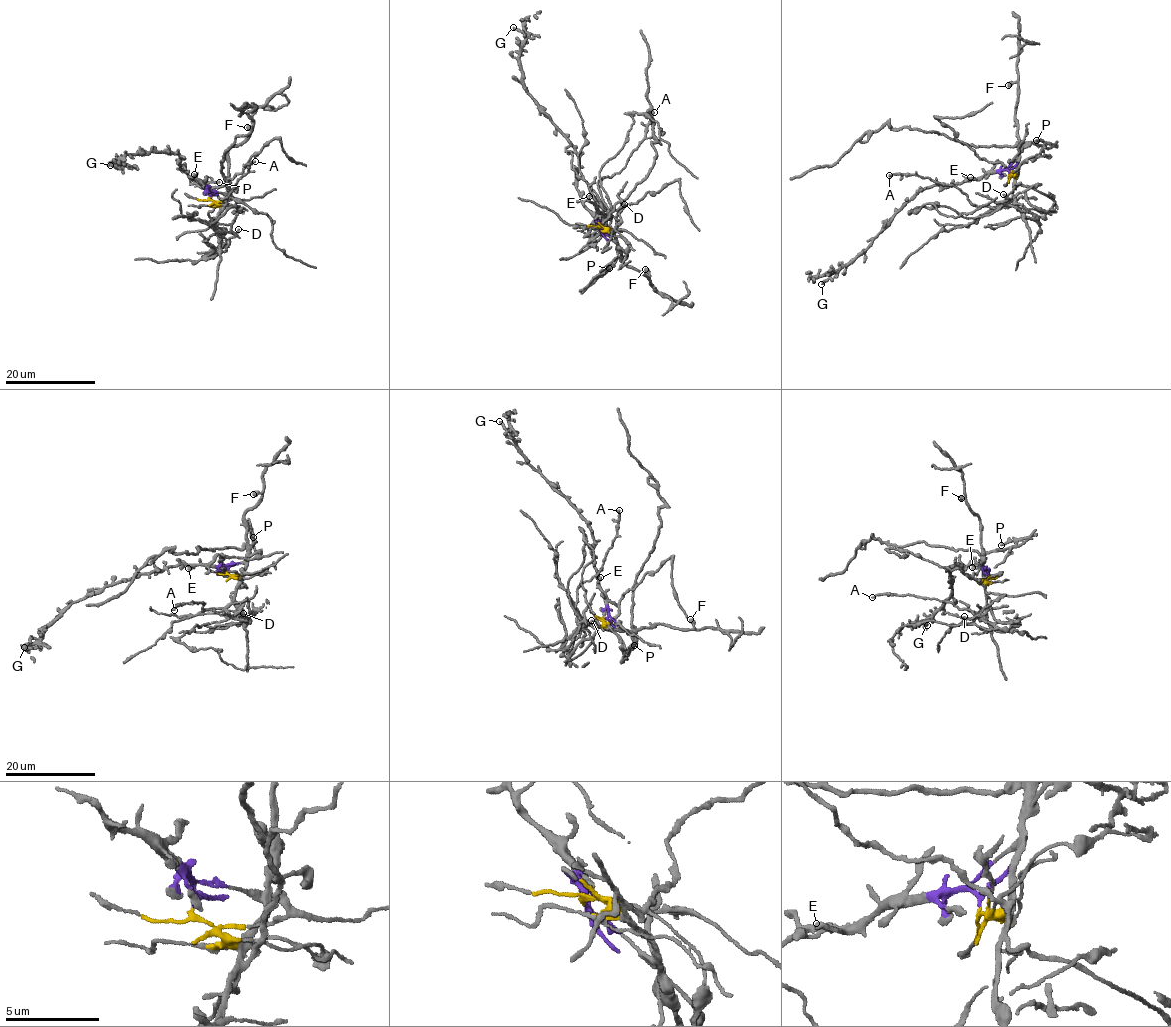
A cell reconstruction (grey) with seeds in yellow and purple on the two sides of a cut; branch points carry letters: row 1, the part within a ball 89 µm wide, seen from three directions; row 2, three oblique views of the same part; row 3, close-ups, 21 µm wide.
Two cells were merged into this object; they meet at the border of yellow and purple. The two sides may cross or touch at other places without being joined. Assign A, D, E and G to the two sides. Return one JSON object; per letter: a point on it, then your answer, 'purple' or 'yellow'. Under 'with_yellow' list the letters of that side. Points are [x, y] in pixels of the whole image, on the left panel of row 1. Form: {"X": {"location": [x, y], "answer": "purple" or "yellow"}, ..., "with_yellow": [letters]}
{"A": {"location": [255, 161], "answer": "yellow"}, "D": {"location": [238, 229], "answer": "yellow"}, "E": {"location": [194, 174], "answer": "purple"}, "G": {"location": [110, 165], "answer": "purple"}, "with_yellow": ["A", "D"]}

